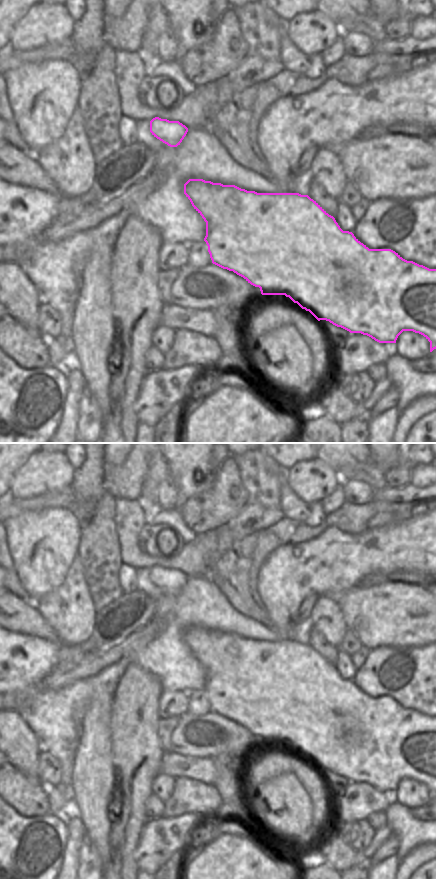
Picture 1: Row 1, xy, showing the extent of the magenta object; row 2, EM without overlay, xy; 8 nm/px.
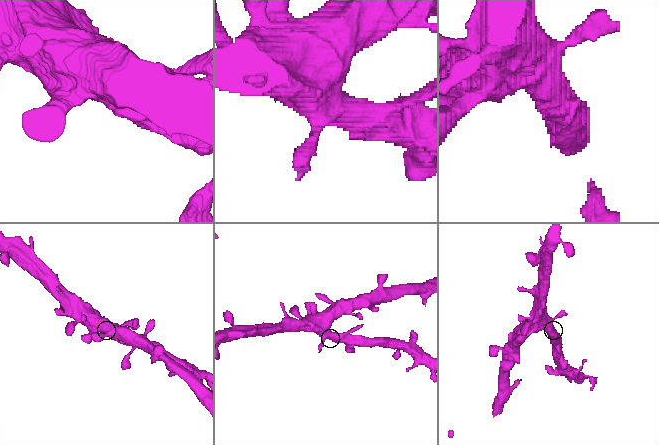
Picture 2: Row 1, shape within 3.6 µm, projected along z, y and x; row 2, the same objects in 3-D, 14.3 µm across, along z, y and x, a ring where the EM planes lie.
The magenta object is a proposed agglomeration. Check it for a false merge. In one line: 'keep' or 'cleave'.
keep

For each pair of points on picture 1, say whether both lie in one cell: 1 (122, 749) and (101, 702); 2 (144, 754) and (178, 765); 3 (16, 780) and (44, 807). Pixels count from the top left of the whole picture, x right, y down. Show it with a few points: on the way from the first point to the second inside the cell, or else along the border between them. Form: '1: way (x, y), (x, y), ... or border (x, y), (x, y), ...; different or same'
1: border (114, 699), (110, 716), (111, 745); different
2: border (164, 751), (161, 757), (159, 772); different
3: way (23, 787), (37, 801); same

